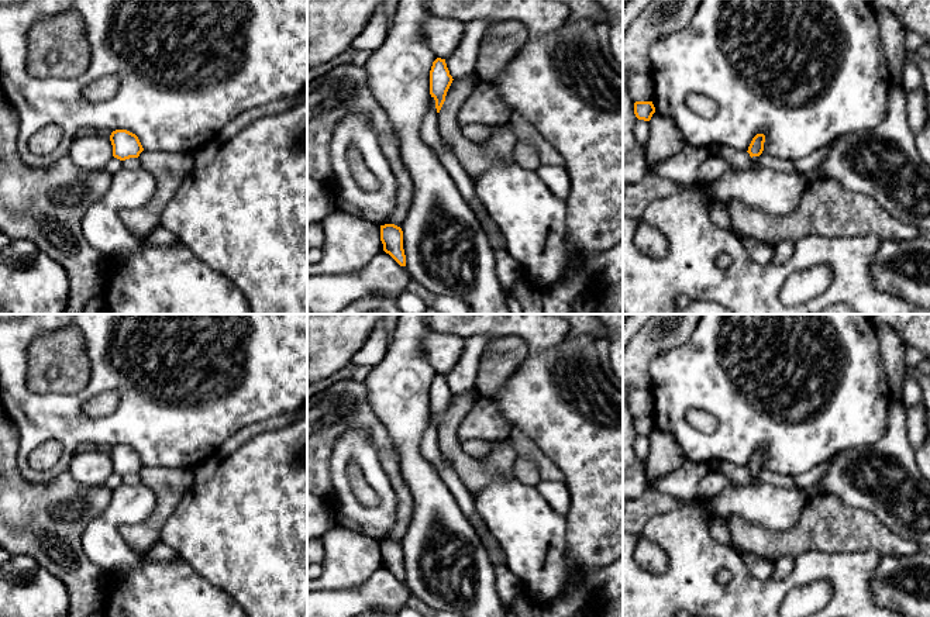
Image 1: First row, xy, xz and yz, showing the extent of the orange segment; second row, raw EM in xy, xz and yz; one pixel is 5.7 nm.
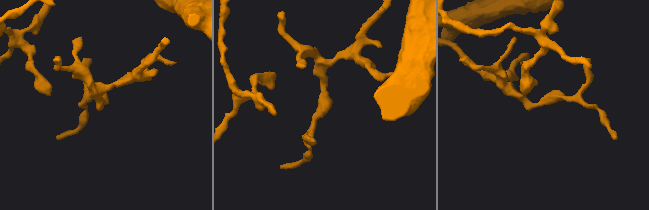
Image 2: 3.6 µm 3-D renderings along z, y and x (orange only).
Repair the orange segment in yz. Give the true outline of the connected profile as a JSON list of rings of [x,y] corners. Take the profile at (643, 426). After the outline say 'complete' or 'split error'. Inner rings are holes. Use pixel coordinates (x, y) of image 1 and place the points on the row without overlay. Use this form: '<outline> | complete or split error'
[[[652,417],[634,418],[634,430],[638,435],[650,437],[654,428],[655,428],[655,423]]] | complete

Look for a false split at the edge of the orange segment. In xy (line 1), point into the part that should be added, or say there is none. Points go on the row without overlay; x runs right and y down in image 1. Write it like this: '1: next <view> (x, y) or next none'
1: next none

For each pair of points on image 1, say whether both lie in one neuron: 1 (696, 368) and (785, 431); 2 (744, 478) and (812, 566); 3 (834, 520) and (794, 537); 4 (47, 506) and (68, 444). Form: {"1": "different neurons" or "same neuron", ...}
{"1": "same neuron", "2": "different neurons", "3": "same neuron", "4": "different neurons"}

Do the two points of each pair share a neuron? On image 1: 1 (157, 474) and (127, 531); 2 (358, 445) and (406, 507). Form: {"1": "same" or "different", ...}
{"1": "same", "2": "different"}

